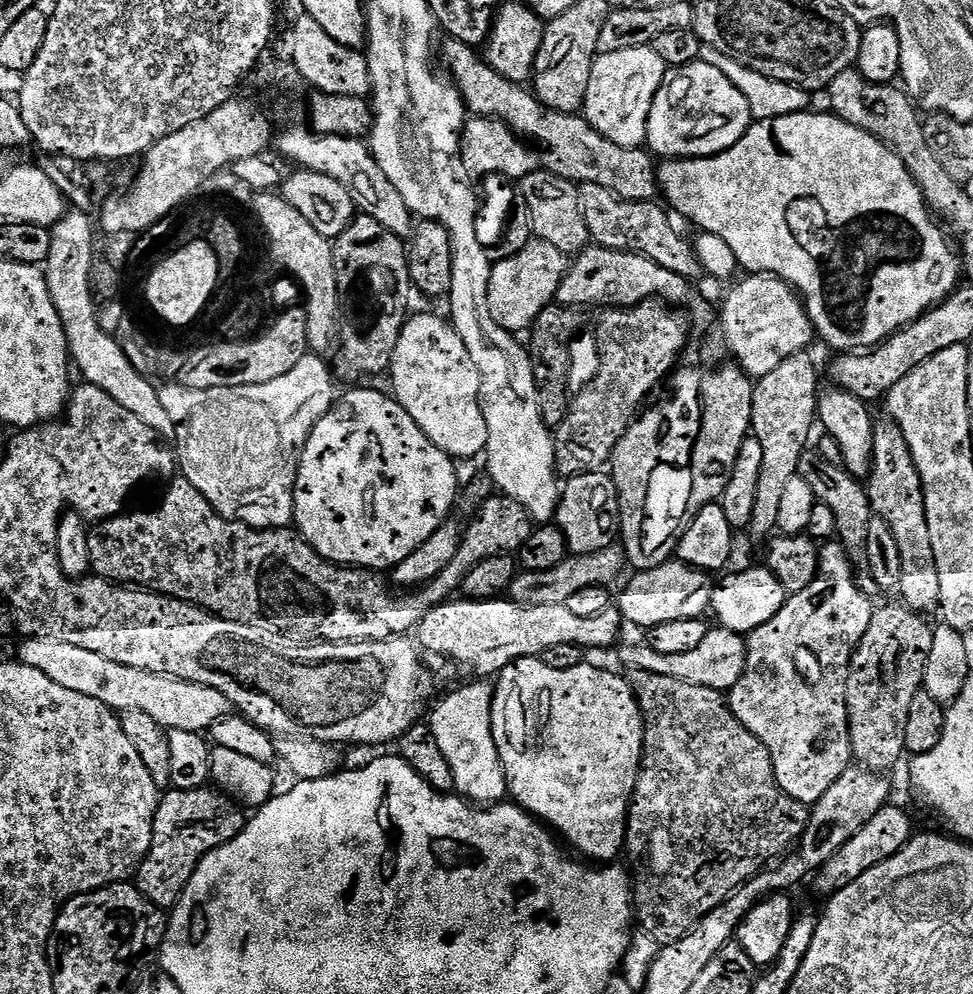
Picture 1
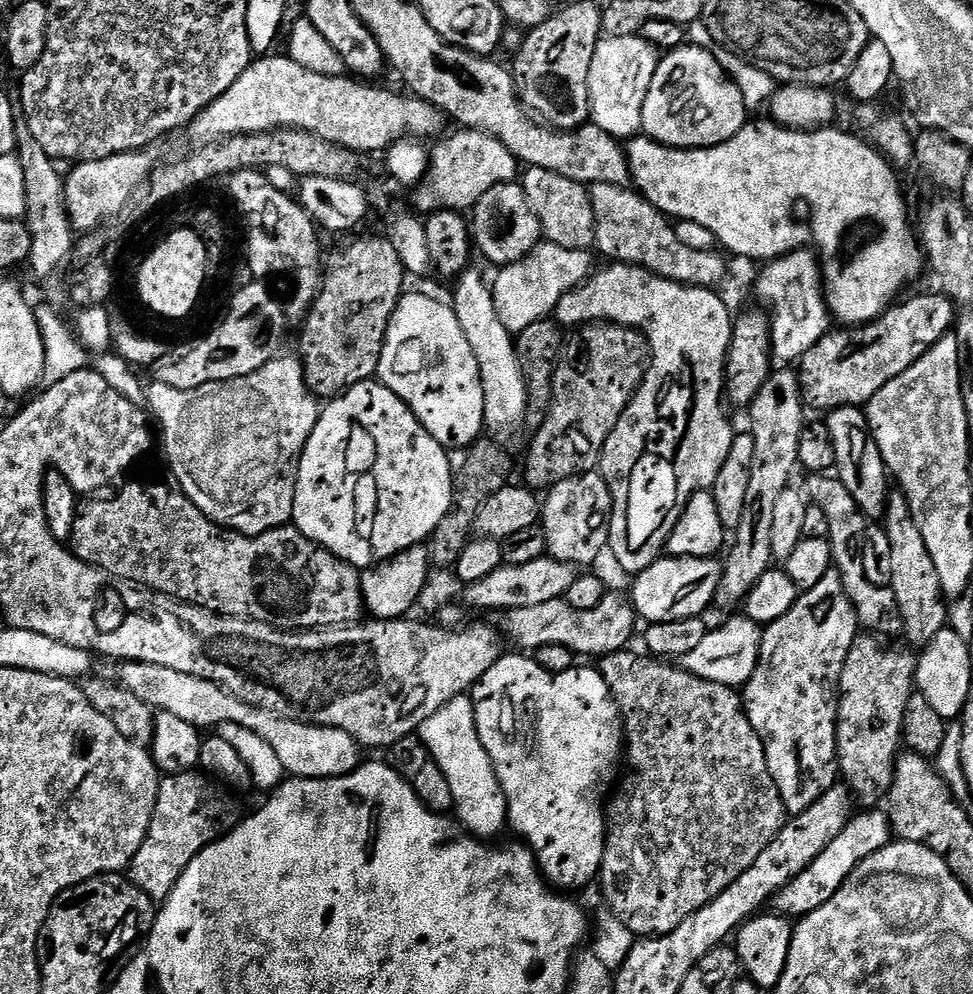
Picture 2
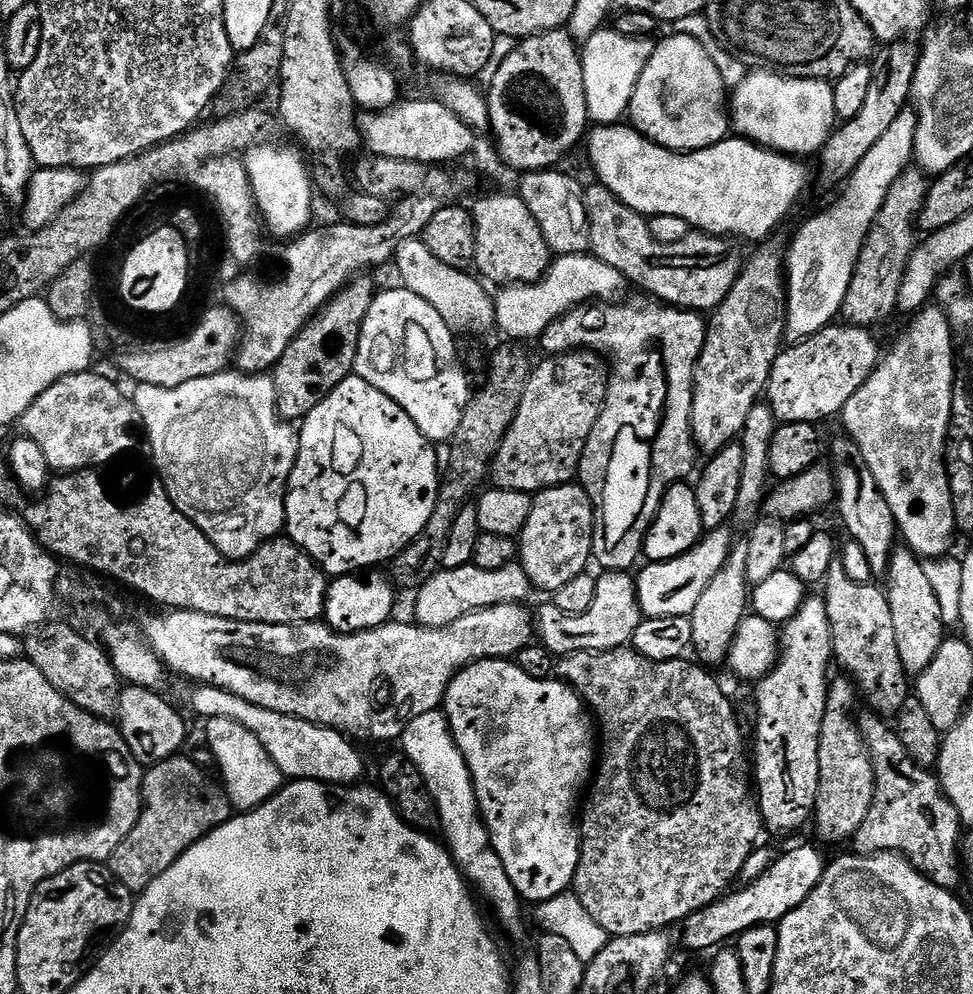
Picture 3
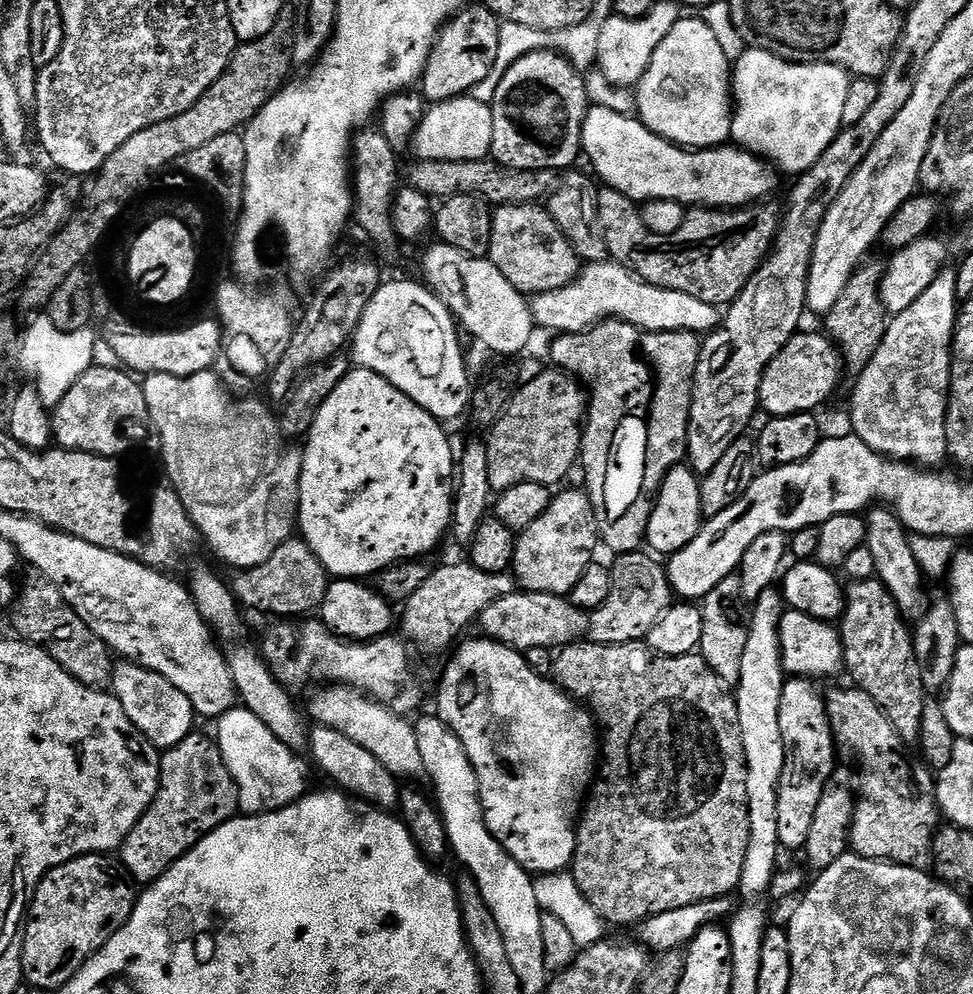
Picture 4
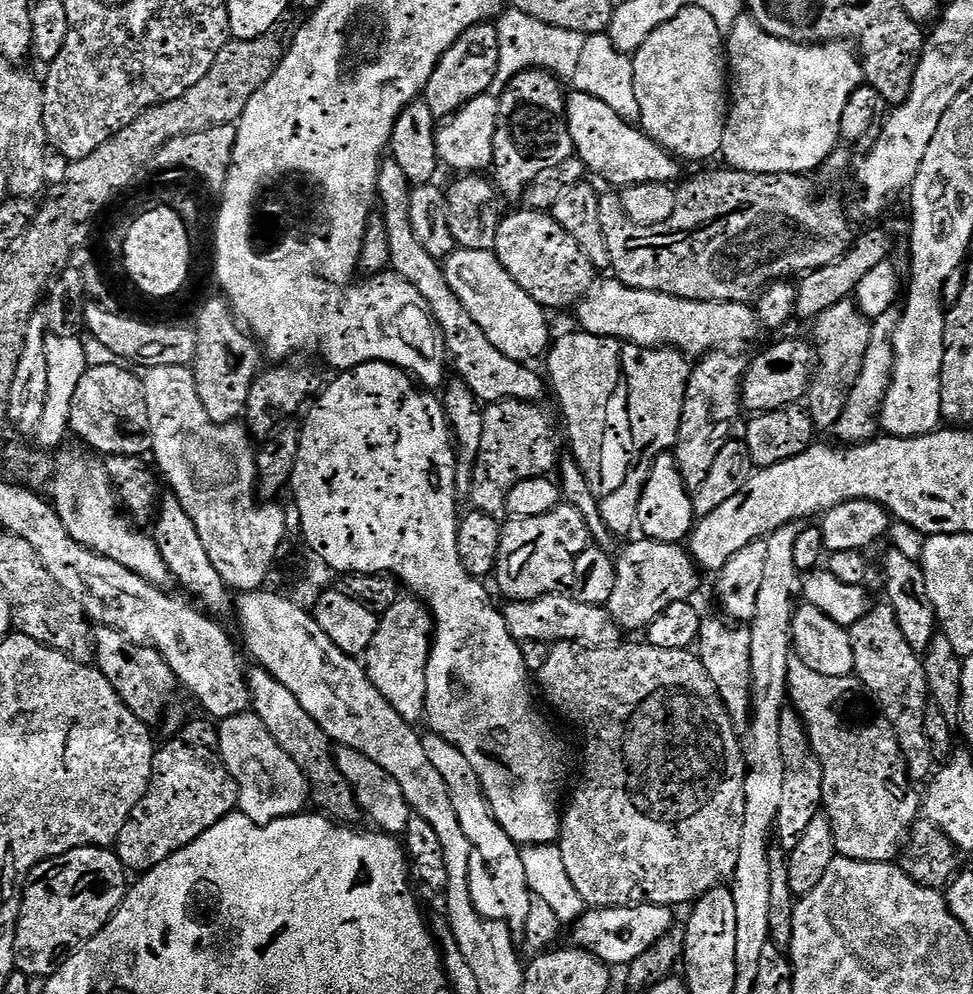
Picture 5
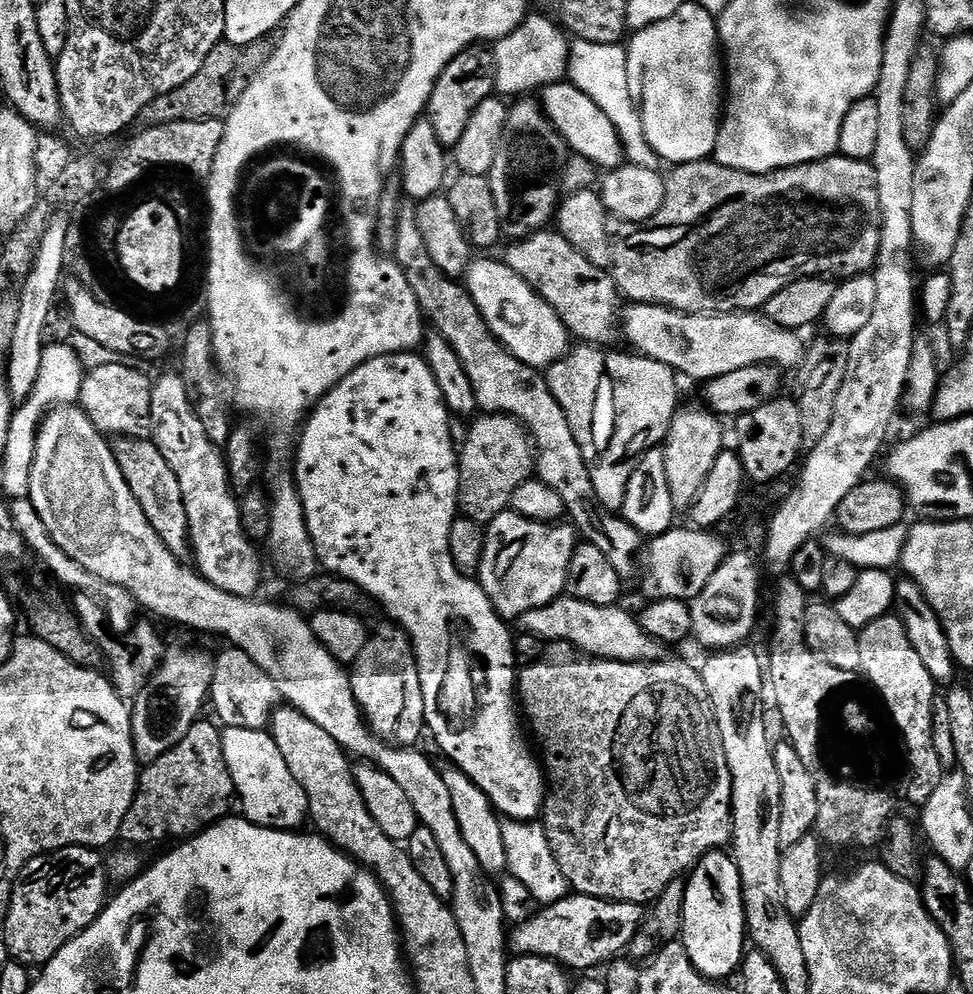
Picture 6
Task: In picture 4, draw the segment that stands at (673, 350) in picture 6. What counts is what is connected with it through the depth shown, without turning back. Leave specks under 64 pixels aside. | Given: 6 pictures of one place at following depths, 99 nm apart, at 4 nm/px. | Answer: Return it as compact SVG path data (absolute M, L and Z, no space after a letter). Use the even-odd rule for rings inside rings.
M615 262L585 263L575 280L558 290L531 297L530 305L535 327L549 328L552 334L587 332L606 320L621 320L648 332L697 334L711 334L722 323L722 312L717 305L702 302L685 292L647 284L625 265Z

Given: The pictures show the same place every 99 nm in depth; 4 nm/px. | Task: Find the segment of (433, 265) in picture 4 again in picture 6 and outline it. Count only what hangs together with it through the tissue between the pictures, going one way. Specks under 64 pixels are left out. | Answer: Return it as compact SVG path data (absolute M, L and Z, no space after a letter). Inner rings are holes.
M475 259L465 272L464 285L496 340L524 365L546 370L570 350L570 333L551 301L538 295L505 261Z

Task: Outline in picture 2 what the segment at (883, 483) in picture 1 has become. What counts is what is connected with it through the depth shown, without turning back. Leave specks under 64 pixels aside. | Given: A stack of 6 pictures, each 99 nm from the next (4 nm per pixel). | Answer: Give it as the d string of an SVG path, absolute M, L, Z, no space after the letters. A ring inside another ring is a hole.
M896 490L893 496L891 493L887 497L882 527L884 533L890 538L891 585L880 587L876 583L872 583L872 590L874 590L874 594L878 594L878 598L872 598L870 602L858 602L856 598L851 598L852 607L857 604L884 604L884 592L888 596L894 596L896 601L892 603L892 608L888 610L886 618L882 618L882 621L878 622L878 630L883 635L896 633L900 624L898 620L900 616L901 622L904 623L904 632L908 635L907 643L912 646L917 646L916 644L927 646L943 628L949 627L950 604L940 585L934 560L926 548L926 542L915 524L911 508L902 491Z

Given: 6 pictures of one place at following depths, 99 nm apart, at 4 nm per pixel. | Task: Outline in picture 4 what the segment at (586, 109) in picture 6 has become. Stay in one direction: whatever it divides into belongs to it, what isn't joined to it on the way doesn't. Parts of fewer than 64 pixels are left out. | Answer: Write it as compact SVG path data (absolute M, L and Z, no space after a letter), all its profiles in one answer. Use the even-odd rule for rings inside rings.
M589 107L582 126L580 143L586 160L588 156L589 162L596 164L596 172L604 179L603 183L626 194L634 202L673 200L685 206L731 210L755 205L776 188L777 173L761 157L753 156L751 152L735 146L685 150L679 144L671 144L669 140L654 134L639 118L615 113L606 108Z

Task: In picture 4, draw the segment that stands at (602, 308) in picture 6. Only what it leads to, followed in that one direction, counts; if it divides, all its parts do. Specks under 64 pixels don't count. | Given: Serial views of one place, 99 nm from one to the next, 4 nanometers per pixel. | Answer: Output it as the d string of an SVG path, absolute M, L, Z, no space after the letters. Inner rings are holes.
M535 203L506 204L497 207L492 215L492 233L488 256L502 272L506 281L525 297L531 298L558 290L580 275L582 261L554 218Z

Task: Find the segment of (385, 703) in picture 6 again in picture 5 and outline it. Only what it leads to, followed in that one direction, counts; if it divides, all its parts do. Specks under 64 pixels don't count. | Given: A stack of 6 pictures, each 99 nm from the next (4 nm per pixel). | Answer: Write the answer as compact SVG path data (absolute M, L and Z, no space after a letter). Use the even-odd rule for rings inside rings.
M401 598L380 616L378 634L374 634L374 642L370 642L362 657L368 681L410 725L415 725L416 720L423 721L426 716L426 668L433 635L434 621L427 604L415 598Z

